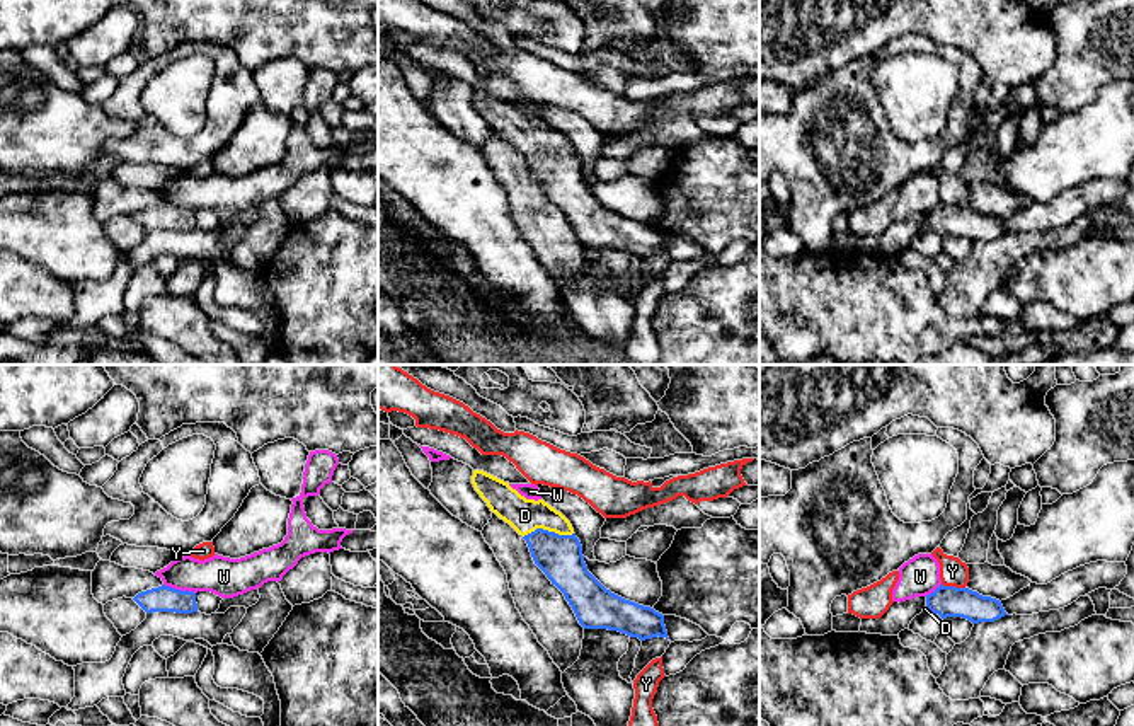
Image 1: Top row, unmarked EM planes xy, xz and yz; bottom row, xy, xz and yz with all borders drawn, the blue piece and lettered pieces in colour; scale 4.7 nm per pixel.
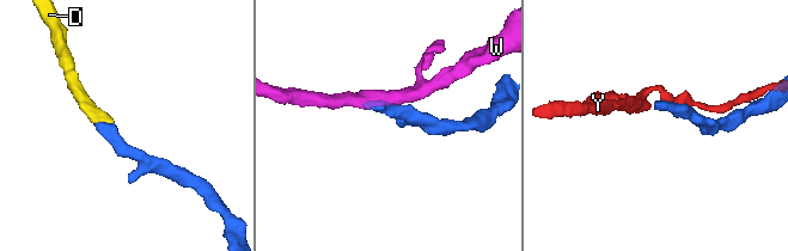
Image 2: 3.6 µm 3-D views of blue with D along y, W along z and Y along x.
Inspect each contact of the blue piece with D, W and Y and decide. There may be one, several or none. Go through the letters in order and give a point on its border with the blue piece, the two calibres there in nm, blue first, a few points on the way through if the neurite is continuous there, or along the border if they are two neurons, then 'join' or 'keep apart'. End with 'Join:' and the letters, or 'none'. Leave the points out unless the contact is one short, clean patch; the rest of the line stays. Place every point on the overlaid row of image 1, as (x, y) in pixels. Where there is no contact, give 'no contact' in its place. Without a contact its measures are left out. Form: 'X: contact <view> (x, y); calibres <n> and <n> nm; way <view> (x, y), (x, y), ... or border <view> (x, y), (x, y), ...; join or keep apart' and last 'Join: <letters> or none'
D: contact xz (547, 530); calibres 220 and 160 nm; way xz (561, 558), (547, 530), (525, 515); join
W: contact xy (179, 590); calibres 130 and 190 nm; border xy (164, 583), (194, 593); keep apart
Y: contact yz (954, 587); calibres 140 and 130 nm; keep apart
Join: D

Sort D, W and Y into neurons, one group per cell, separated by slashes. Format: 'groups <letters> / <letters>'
groups D / W / Y

